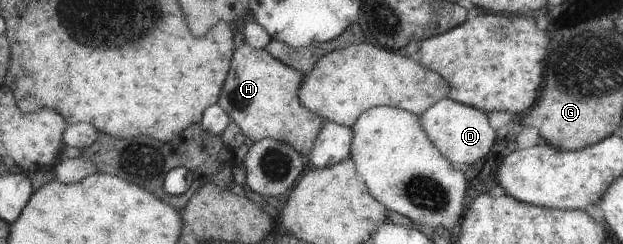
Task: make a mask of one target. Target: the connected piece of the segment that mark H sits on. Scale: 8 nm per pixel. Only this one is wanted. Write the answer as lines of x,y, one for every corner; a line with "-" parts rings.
244,43
236,49
235,53
232,53
232,67
224,81
223,89
221,89
216,104
227,113
229,119
235,122
237,127
241,129
242,134
251,141
256,142
265,138
273,138
293,146
297,153
307,155
320,133
325,119
320,114
308,110
298,100
298,90
303,81
303,75
299,71
277,61
265,49
256,50

